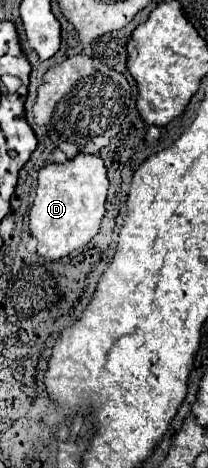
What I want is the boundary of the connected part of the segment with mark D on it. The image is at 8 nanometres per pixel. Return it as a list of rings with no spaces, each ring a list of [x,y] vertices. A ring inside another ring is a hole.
[[[77,154],[63,164],[47,164],[39,170],[37,196],[29,214],[31,234],[37,238],[37,254],[57,260],[85,246],[97,232],[105,214],[107,168],[97,154]]]

